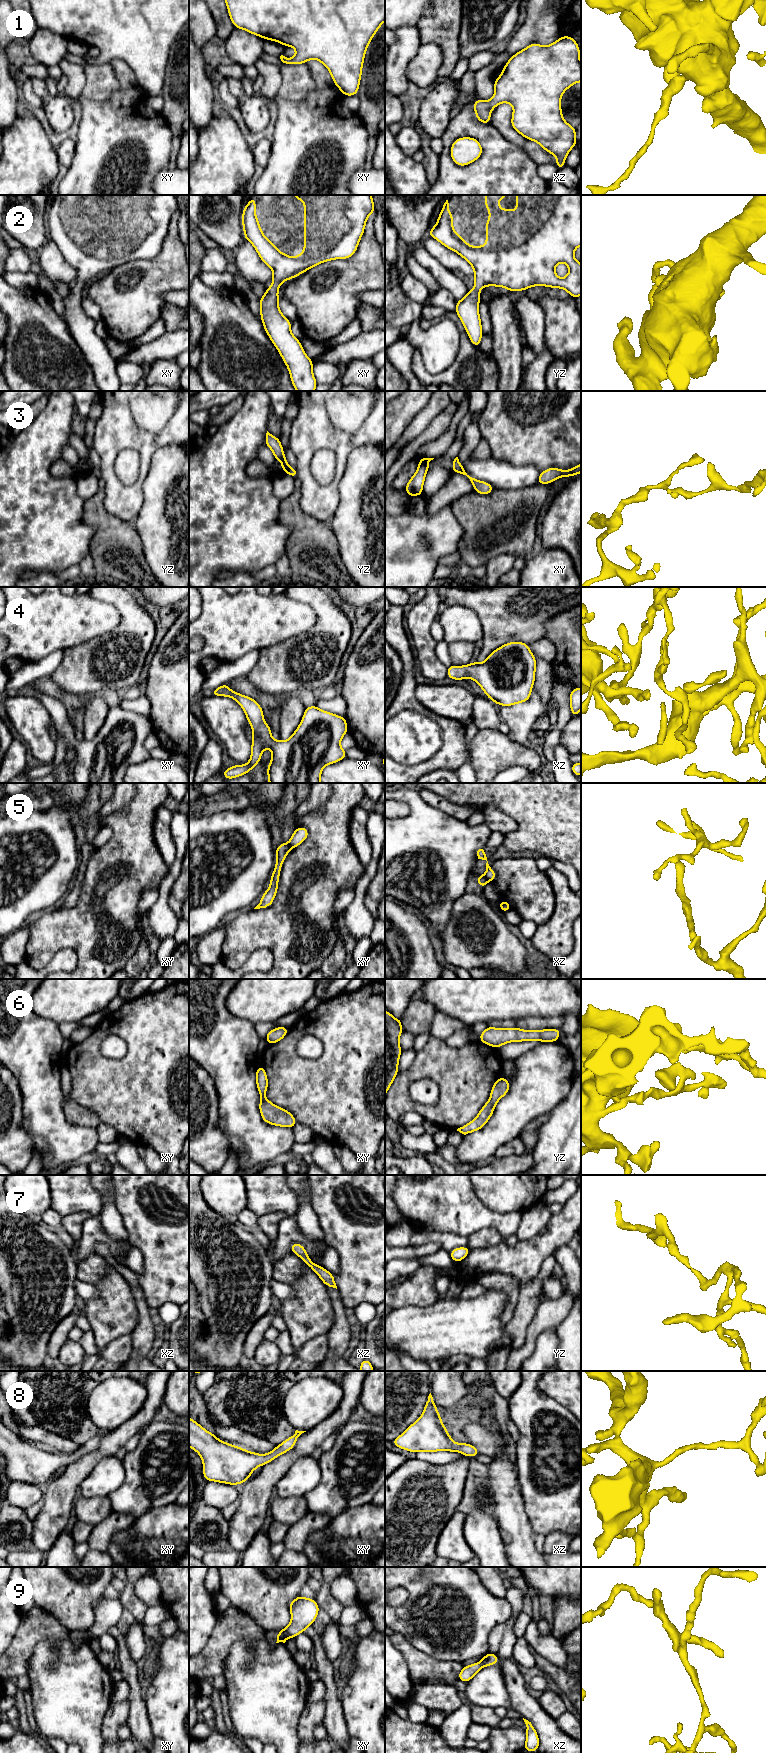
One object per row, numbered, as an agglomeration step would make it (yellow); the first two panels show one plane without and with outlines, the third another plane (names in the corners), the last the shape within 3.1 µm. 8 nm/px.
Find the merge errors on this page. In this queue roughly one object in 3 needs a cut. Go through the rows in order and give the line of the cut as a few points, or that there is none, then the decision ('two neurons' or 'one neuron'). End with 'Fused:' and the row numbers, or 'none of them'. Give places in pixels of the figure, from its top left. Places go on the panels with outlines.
1: no cut | one neuron
2: no cut | one neuron
3: yz (290, 468), (286, 472) | two neurons
4: no cut | one neuron
5: xy (288, 843), (292, 848) | two neurons
6: no cut | one neuron
7: no cut | one neuron
8: no cut | one neuron
9: xy (283, 1629), (287, 1638) | two neurons
Fused: 3, 5, 9

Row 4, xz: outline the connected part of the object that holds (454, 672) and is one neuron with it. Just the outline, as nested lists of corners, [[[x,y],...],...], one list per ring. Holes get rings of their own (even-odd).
[[[508,642],[489,654],[487,659],[469,665],[447,667],[447,677],[453,680],[471,678],[482,688],[487,698],[500,706],[512,706],[530,699],[535,682],[536,658],[524,642]]]

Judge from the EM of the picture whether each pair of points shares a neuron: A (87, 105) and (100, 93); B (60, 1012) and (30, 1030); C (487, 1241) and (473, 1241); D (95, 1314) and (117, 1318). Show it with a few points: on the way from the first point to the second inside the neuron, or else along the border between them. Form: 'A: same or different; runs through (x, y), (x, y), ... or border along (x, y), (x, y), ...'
A: different; border along (115, 91), (104, 100), (88, 100), (81, 96)
B: different; border along (36, 1014), (53, 1020), (58, 1024)
C: same; runs through (484, 1241), (476, 1241)
D: same; runs through (100, 1314), (112, 1314)

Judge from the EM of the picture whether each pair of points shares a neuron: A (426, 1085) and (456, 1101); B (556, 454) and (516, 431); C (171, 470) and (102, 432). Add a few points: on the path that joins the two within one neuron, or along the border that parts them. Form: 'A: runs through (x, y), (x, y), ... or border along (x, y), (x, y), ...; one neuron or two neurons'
A: border along (419, 1079), (431, 1078), (437, 1084), (437, 1101); two neurons
B: runs through (546, 444), (533, 431), (526, 431); one neuron
C: border along (170, 444), (153, 454), (143, 481); two neurons

